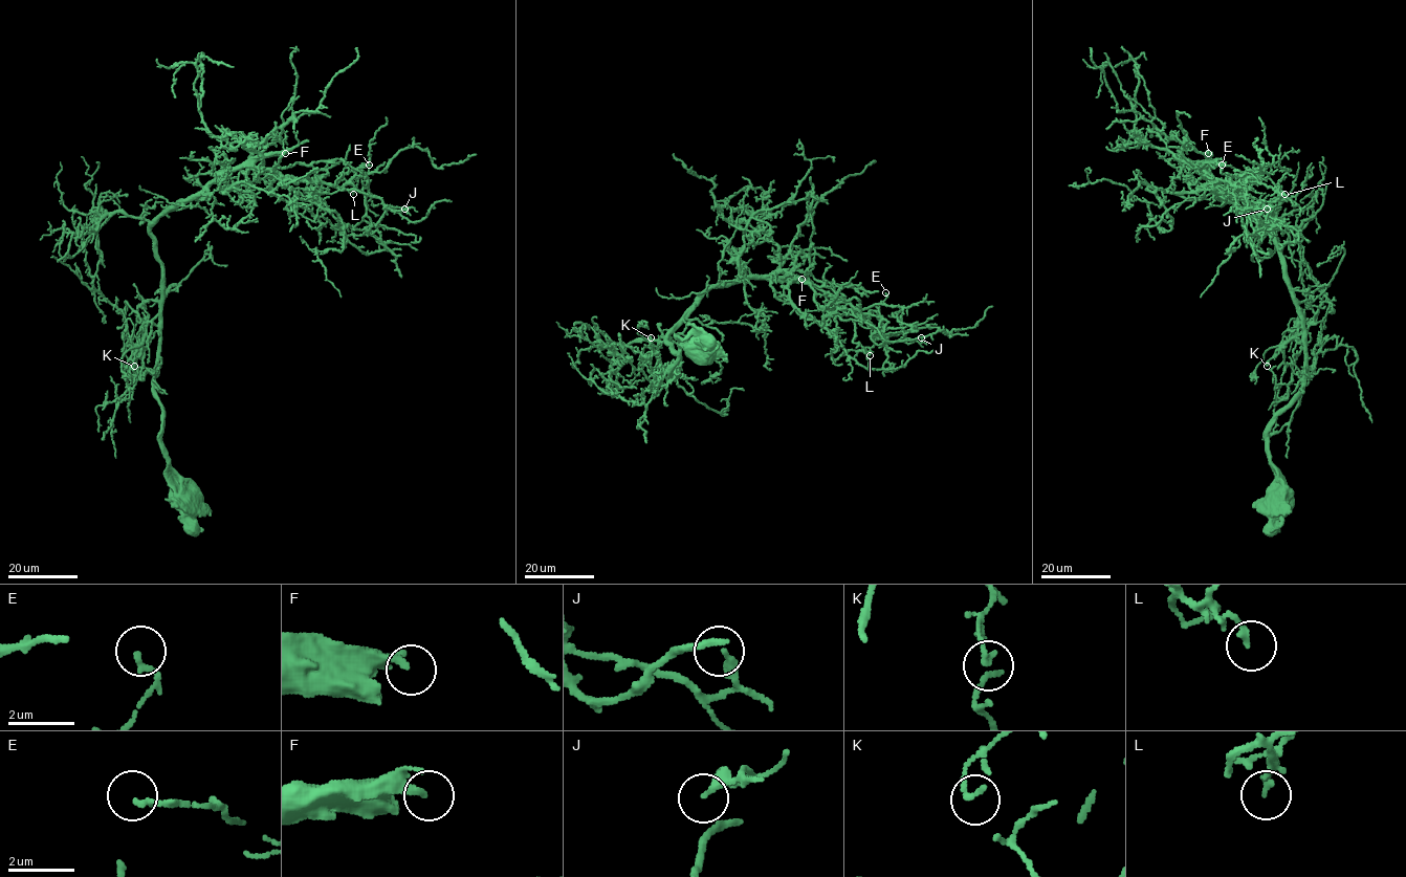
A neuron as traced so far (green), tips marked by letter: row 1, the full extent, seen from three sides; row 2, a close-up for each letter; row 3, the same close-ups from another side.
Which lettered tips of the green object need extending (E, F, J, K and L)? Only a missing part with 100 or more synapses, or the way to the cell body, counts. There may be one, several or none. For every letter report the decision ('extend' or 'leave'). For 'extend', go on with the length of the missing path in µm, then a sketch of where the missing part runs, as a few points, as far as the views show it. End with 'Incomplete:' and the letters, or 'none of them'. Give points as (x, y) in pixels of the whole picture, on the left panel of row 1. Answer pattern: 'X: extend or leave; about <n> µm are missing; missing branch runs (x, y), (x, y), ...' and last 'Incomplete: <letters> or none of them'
E: leave
F: extend; about 450 µm are missing
J: leave
K: leave
L: leave
Incomplete: F

